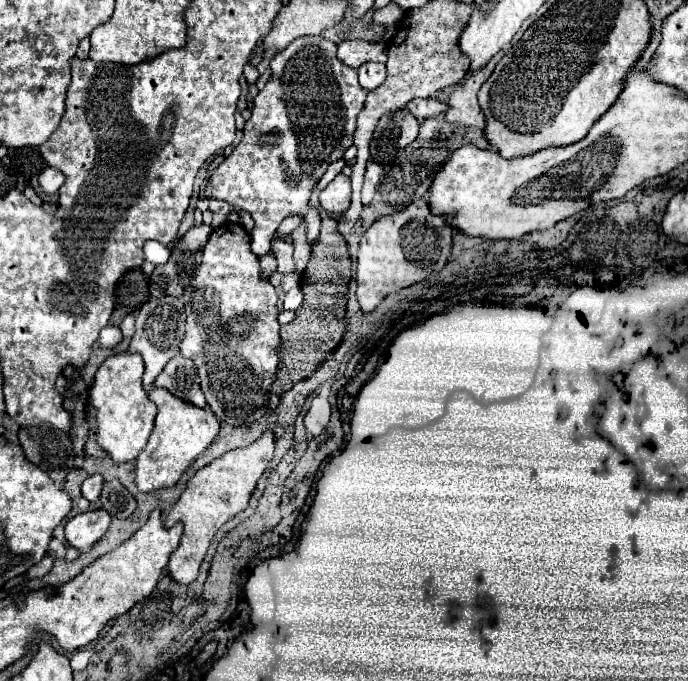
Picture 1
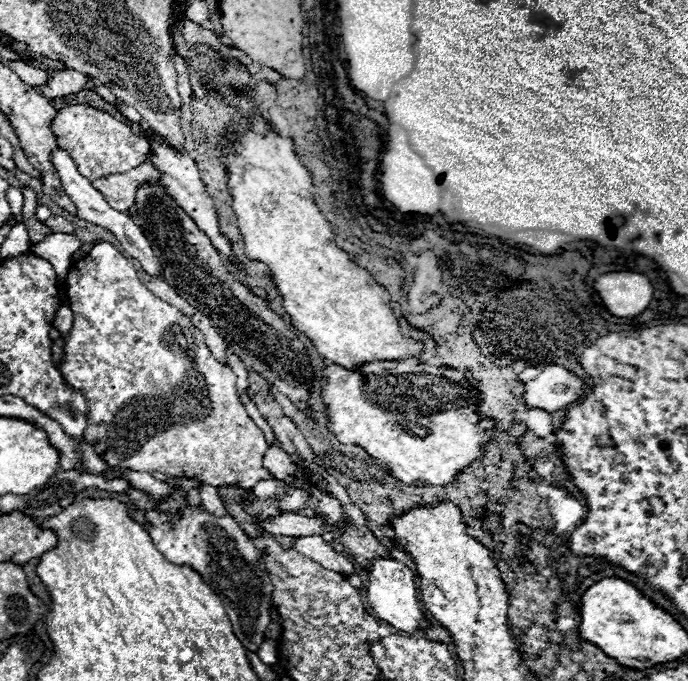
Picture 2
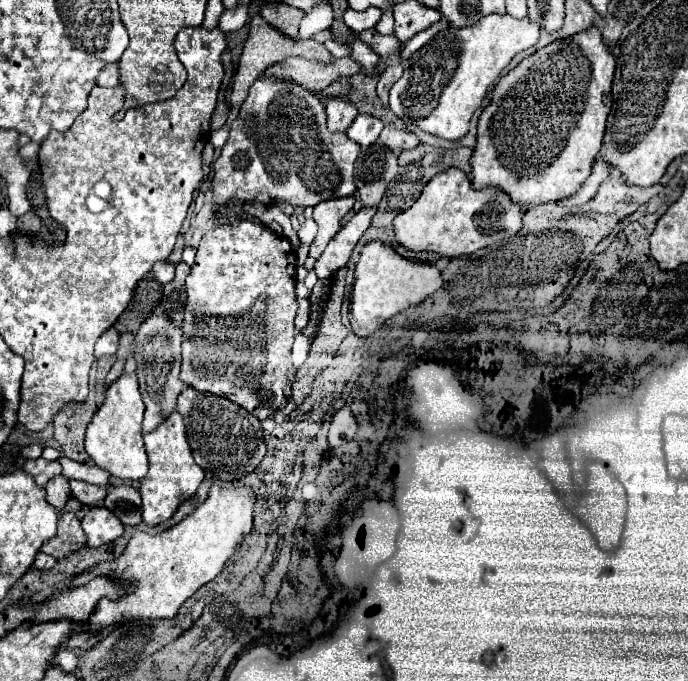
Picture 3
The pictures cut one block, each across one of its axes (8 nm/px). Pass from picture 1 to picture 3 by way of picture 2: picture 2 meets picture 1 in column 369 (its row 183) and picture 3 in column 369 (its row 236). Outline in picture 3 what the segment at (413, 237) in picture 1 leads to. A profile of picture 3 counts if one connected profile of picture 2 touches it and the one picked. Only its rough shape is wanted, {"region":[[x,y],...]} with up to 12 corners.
{"region":[[378,240],[360,252],[352,332],[388,318],[440,286],[434,264],[398,256]]}

